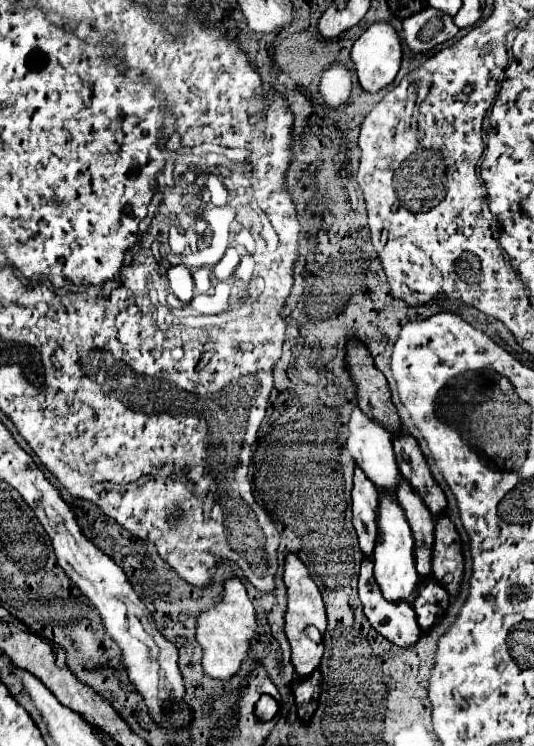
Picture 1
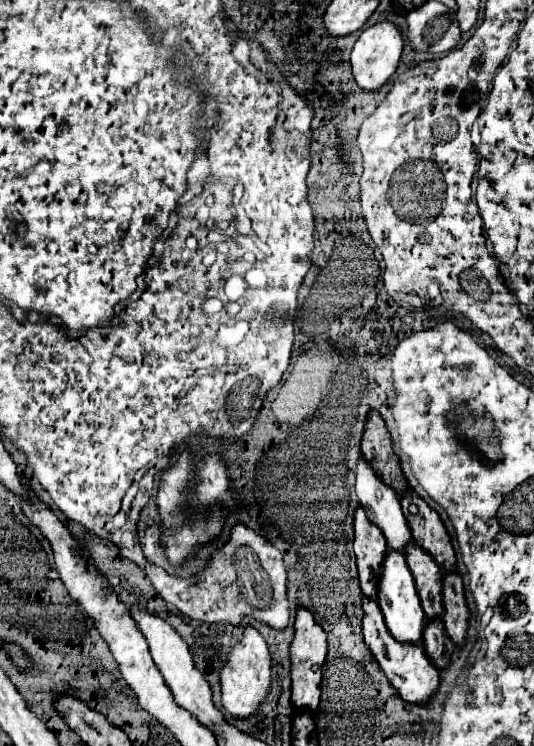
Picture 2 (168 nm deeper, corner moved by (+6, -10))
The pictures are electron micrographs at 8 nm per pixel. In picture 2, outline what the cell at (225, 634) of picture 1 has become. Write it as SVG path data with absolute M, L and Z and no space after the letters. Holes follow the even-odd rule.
M247 626L243 640L237 646L233 646L225 668L221 670L221 690L225 710L239 720L255 716L259 712L259 706L265 702L271 690L271 656L263 636L255 628Z

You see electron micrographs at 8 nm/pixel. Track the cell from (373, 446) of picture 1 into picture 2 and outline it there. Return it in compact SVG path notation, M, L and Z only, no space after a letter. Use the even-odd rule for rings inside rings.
M359 458L355 488L369 522L383 532L387 546L405 554L411 540L411 530L401 512L401 502L389 486L383 486L383 482L375 478L375 472L367 466L367 462L363 462L363 458Z

